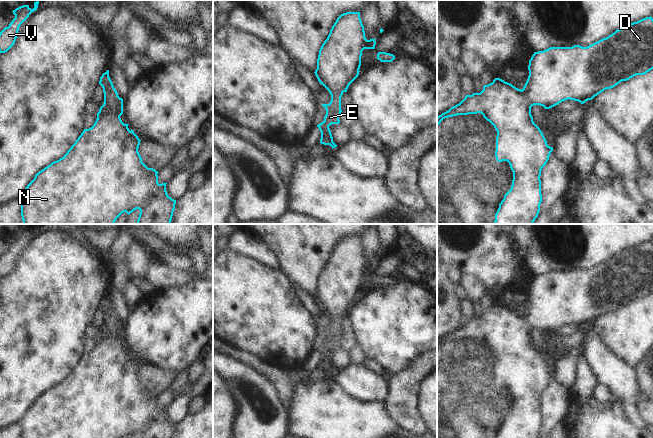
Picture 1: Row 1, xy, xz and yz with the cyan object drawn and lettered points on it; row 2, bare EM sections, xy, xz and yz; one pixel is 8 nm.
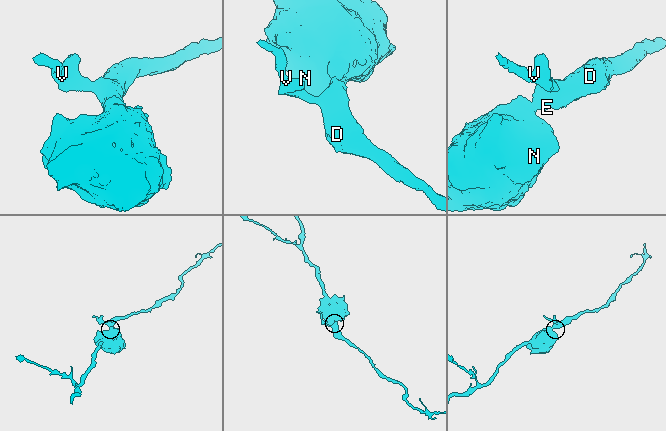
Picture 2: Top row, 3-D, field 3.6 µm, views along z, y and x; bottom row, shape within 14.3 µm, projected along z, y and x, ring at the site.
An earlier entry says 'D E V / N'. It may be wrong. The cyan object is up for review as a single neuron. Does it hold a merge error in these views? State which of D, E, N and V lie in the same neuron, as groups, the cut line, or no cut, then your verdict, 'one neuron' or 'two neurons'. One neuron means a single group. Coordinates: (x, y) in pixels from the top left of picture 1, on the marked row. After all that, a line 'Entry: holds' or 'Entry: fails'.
D E N V; no cut; one neuron
Entry: fails

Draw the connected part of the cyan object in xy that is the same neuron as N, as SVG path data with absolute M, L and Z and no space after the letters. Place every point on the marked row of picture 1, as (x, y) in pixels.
M109 70L102 74L99 84L103 88L104 103L97 113L97 119L94 125L89 129L84 129L75 143L67 151L67 153L57 161L52 162L50 165L39 171L34 179L27 185L24 192L20 197L21 202L21 216L23 224L114 224L116 219L124 212L128 215L134 210L139 209L140 214L137 224L170 224L175 209L176 200L168 196L166 191L167 183L158 183L158 171L153 168L148 168L143 162L138 152L140 139L134 131L128 128L129 124L124 124L120 118L123 114L123 99L118 96L116 89L109 77Z

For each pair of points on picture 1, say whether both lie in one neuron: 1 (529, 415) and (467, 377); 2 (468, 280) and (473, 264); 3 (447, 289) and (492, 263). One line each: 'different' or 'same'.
1: same
2: different
3: different

